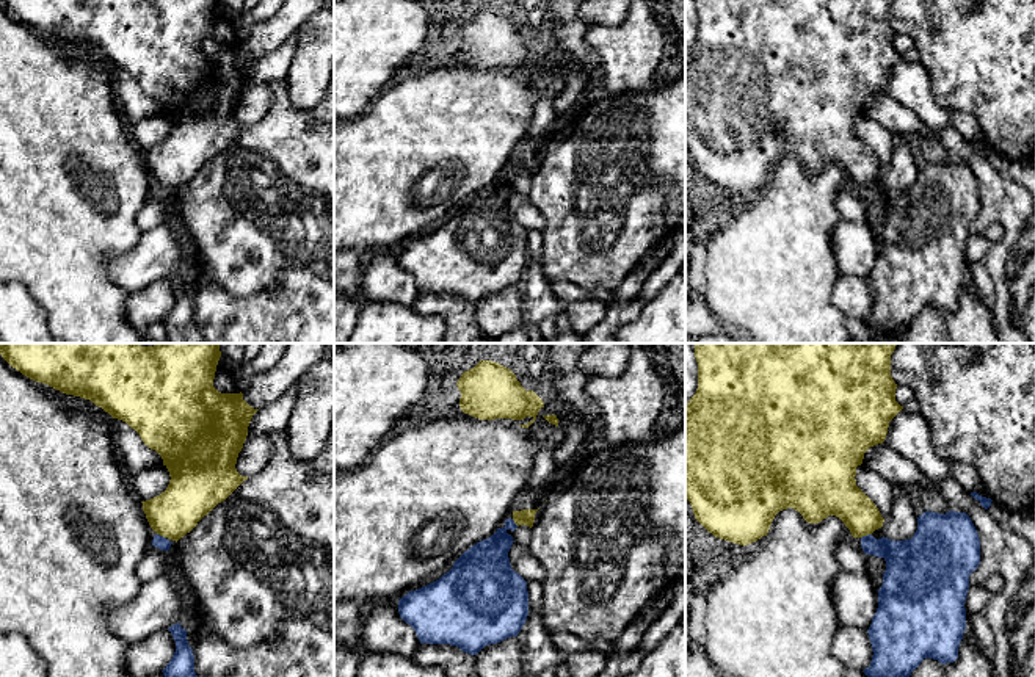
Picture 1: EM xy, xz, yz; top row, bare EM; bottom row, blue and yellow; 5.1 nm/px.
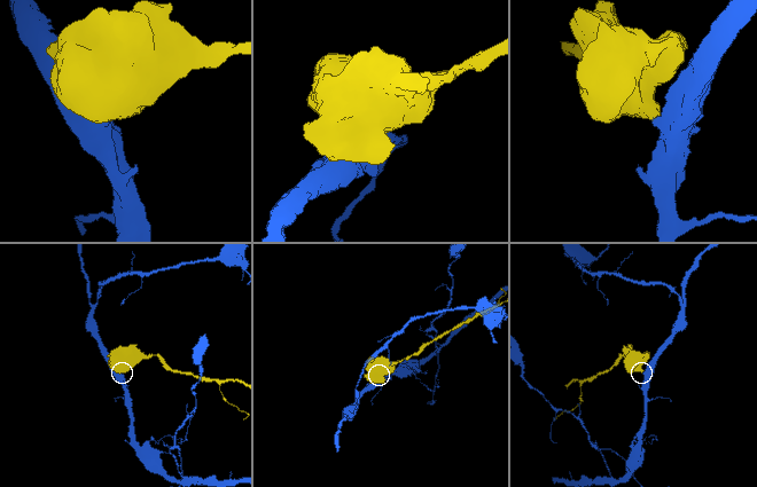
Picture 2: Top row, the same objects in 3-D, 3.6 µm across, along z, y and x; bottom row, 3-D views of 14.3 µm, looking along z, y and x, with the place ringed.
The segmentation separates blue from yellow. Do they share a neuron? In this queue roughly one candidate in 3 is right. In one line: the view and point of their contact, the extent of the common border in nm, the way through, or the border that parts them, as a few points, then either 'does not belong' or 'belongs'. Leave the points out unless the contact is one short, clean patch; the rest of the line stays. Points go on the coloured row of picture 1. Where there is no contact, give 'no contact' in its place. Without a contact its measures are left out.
contact yz (867, 535); length 60 nm; border yz (871, 533), (861, 538); does not belong

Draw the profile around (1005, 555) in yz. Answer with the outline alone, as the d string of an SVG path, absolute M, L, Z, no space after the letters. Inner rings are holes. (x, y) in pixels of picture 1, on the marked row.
M884 442L870 447L864 453L862 464L894 487L921 487L927 494L941 495L952 511L966 512L971 517L980 539L980 564L969 575L969 588L991 586L988 622L996 641L994 677L1015 677L1010 672L1011 646L1005 630L1005 613L1033 561L1032 545L1021 534L997 523L988 509L953 478L935 486L910 459Z

